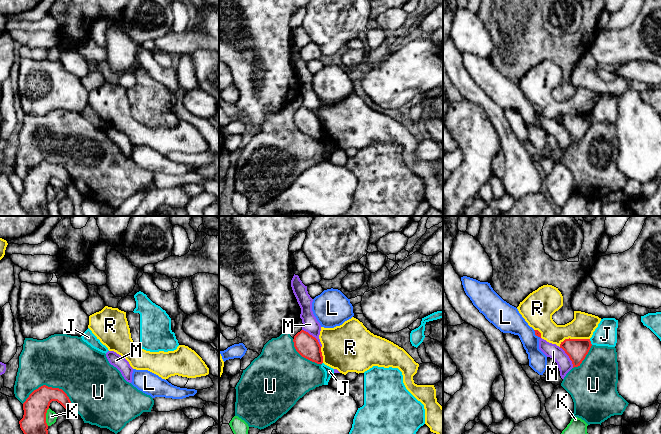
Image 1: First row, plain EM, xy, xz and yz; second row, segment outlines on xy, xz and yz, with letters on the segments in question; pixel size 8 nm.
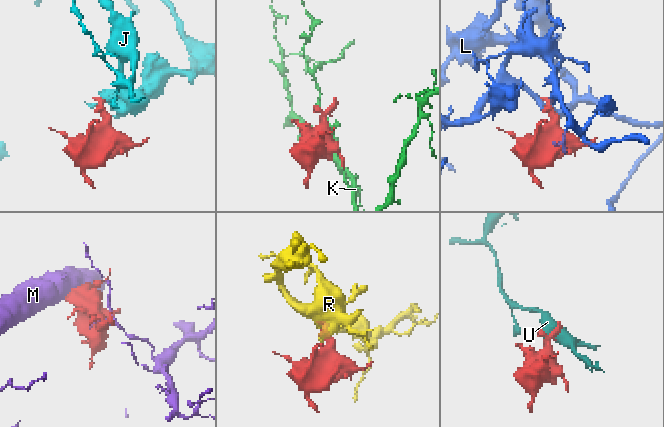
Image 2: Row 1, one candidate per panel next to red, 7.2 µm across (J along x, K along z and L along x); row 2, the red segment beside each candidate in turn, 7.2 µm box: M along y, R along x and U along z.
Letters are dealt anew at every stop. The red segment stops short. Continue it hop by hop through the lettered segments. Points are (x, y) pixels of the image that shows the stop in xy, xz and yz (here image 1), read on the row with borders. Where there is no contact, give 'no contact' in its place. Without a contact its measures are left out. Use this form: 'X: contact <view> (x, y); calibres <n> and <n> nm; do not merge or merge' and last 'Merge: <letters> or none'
J: contact yz (590, 342); calibres 170 and 180 nm; do not merge
K: contact xy (45, 417); calibres 200 and 90 nm; do not merge
L: contact yz (536, 335); calibres 50 and 200 nm; do not merge
M: contact xz (312, 336); calibres 180 and 130 nm; do not merge
R: contact yz (573, 339); calibres 170 and 200 nm; do not merge
U: contact xy (50, 387); calibres 200 and 440 nm; do not merge
Merge: none

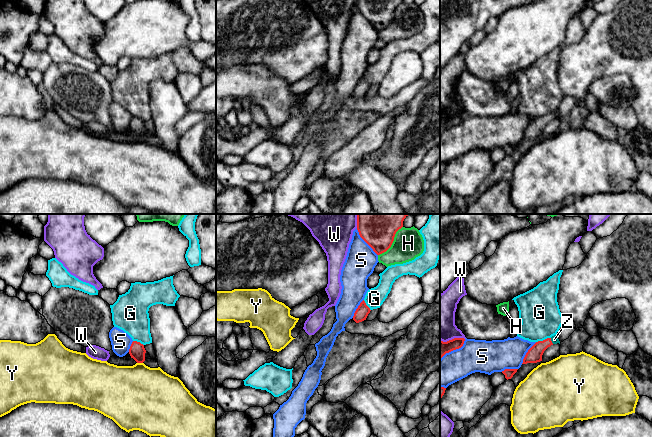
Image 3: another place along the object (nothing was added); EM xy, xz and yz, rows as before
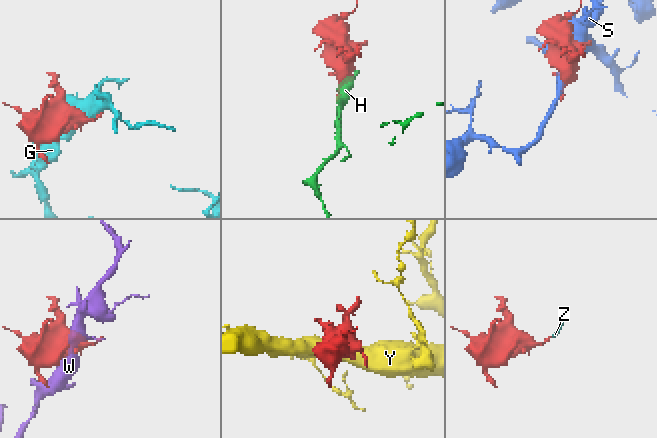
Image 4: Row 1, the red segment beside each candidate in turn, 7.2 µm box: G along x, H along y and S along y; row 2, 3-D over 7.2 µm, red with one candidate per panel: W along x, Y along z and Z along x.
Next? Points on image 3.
G: contact yz (543, 340); calibres 120 and 320 nm; do not merge
H: contact xz (392, 242); calibres 380 and 240 nm; do not merge
S: contact xz (365, 241); calibres 380 and 240 nm; do not merge
W: contact yz (452, 339); calibres 120 and 240 nm; do not merge
Y: contact xy (140, 362); calibres 130 and 460 nm; do not merge
Z: contact yz (551, 341); calibres 120 and 60 nm; merge
Merge: Z

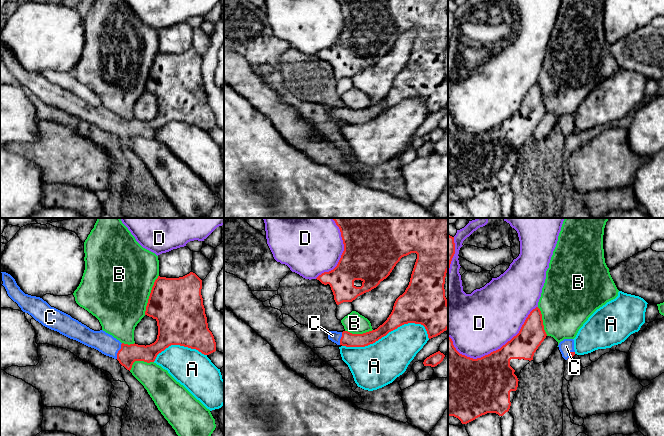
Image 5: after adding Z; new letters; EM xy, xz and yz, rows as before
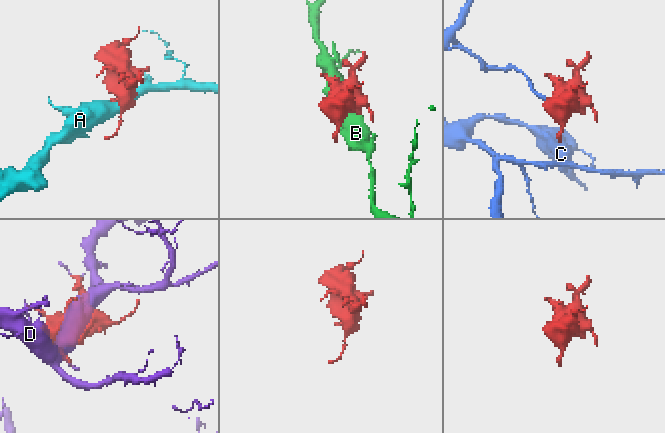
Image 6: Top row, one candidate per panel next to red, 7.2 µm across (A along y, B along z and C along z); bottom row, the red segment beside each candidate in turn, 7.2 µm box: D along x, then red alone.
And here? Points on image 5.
A: contact xz (388, 332); calibres 240 and 340 nm; do not merge
B: contact xy (150, 295); calibres 420 and 480 nm; do not merge
C: contact xy (118, 351); calibres 160 and 160 nm; merge
D: contact yz (494, 351); calibres 400 and 480 nm; do not merge
Merge: C

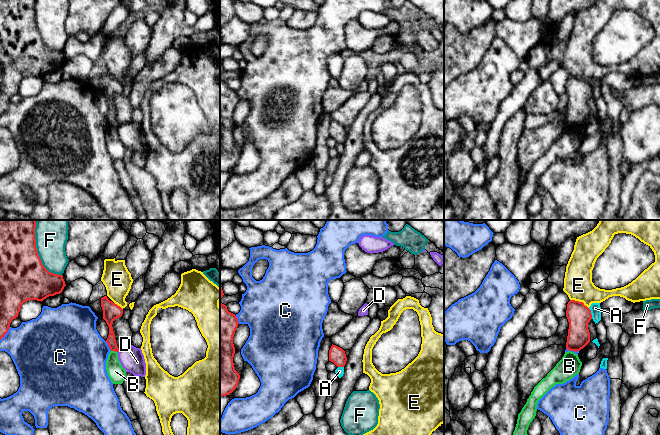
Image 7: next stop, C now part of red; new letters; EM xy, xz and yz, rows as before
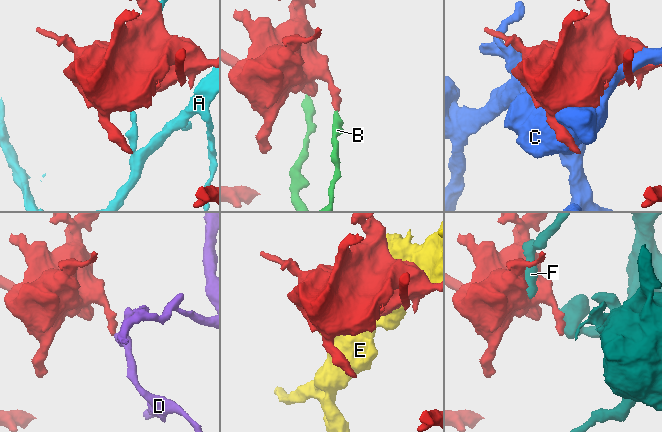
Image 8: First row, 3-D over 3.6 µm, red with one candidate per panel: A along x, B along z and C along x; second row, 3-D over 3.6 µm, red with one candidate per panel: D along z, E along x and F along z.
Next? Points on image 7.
A: contact yz (590, 313); calibres 190 and 90 nm; do not merge
B: contact xy (114, 350); calibres 80 and 140 nm; do not merge
C: contact xy (108, 345); calibres 110 and 460 nm; do not merge
D: contact xy (118, 350); calibres 80 and 190 nm; do not merge
E: contact yz (578, 301); calibres 190 and 240 nm; do not merge
F: contact xy (37, 252); calibres 380 and 280 nm; do not merge
Merge: none

